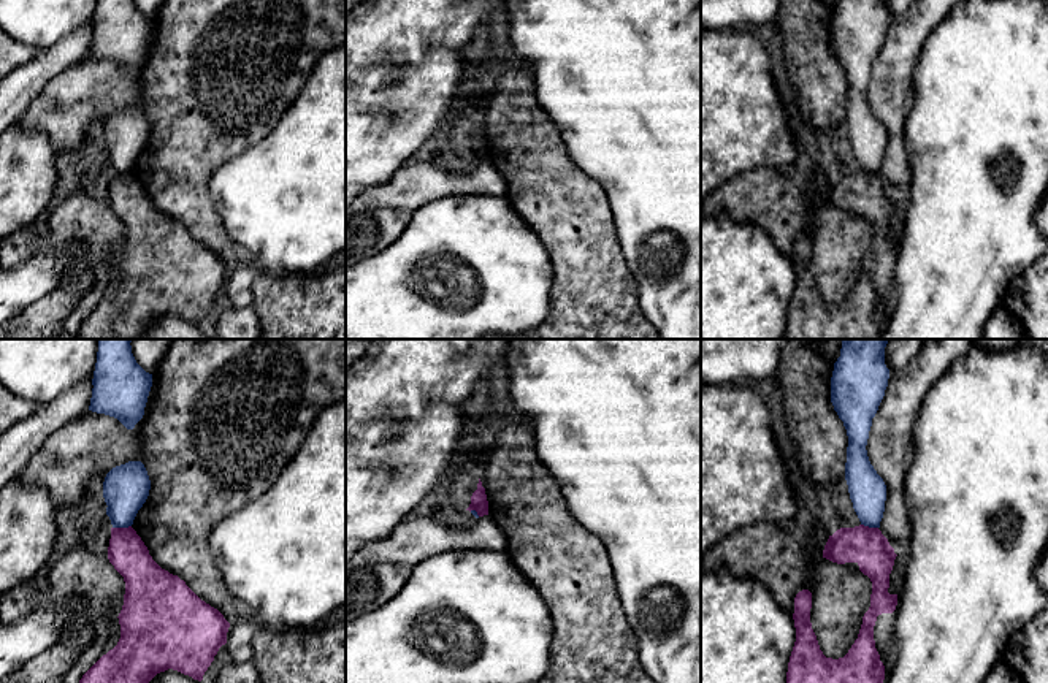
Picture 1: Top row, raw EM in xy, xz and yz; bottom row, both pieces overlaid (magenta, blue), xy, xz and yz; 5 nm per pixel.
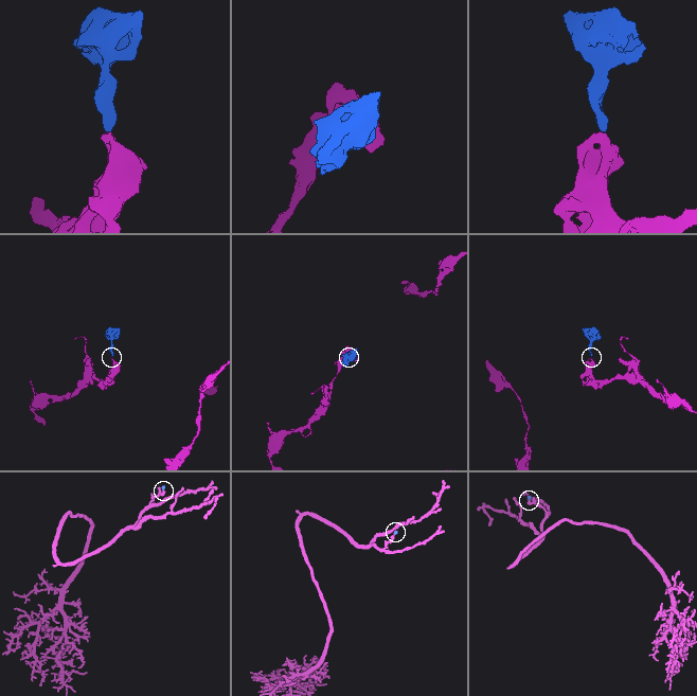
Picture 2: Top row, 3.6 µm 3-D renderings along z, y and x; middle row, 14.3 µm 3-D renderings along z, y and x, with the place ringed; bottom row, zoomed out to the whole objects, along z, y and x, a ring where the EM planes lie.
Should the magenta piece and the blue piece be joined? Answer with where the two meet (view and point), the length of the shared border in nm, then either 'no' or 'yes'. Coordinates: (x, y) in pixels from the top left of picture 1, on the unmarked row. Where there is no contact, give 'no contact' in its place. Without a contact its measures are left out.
contact xy (121, 173); length 100 nm; no

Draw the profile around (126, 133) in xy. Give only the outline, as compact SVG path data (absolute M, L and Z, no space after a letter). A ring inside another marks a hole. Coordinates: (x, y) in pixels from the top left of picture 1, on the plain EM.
M141 106L113 113L103 127L106 160L113 173L128 173L149 141L151 125Z

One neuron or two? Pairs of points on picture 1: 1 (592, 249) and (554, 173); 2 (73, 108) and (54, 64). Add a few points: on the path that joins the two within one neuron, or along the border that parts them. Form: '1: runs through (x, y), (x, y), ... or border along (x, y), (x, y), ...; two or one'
1: runs through (579, 230), (571, 213), (554, 192); one
2: border along (87, 54), (59, 72), (32, 99); two

